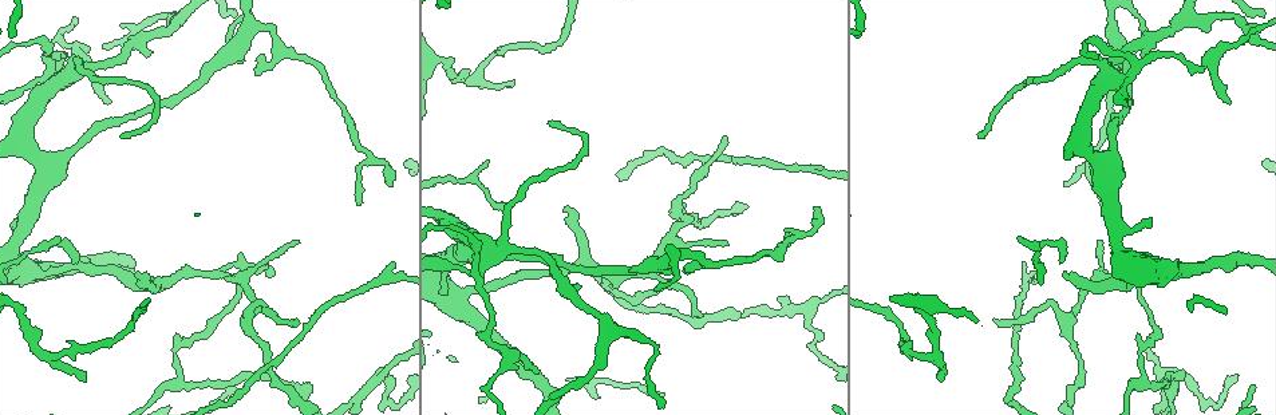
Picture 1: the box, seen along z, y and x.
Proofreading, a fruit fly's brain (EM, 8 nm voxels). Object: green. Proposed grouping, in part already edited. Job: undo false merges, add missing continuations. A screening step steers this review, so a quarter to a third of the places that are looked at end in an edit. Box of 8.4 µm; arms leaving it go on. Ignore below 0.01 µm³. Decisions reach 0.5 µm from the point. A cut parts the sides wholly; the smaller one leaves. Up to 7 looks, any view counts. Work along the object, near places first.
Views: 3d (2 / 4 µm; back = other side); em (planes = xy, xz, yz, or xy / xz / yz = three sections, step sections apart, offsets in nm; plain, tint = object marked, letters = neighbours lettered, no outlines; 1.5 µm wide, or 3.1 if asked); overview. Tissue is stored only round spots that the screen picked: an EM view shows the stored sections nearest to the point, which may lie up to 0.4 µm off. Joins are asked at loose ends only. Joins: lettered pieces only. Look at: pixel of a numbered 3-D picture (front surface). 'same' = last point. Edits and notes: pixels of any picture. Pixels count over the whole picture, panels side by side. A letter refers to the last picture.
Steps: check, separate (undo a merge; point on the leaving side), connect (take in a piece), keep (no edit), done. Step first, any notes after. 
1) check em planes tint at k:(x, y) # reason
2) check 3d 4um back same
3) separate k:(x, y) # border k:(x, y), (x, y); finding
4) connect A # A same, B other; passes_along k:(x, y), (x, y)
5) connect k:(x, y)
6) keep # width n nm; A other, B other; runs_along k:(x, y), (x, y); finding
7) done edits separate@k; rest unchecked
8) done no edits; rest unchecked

check em xy step 8 letters at 1:(562, 209) # free end

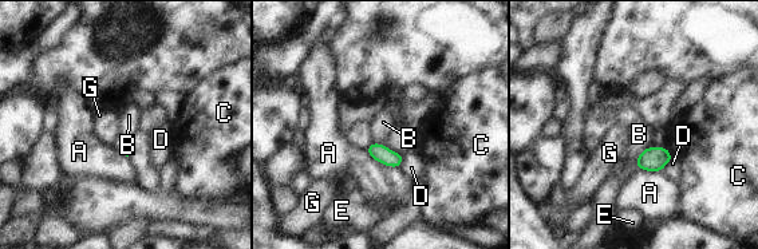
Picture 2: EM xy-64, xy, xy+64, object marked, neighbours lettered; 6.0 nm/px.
check em planes letters same

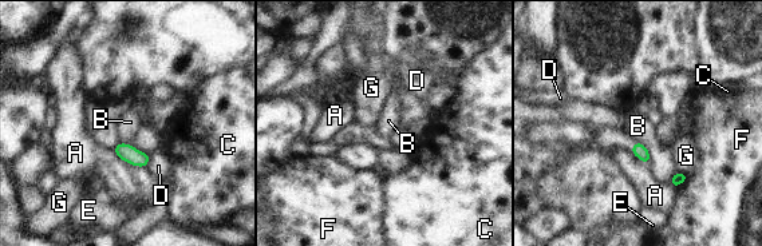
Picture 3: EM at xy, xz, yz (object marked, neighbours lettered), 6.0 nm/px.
keep # longest_contact A 220 nm; A other, B other, C other, D other, E other, F other, G other; border 3:(676, 171), (687, 177); none of them fits

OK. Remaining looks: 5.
check 3d 2um back at 1:(231, 388) # thin end

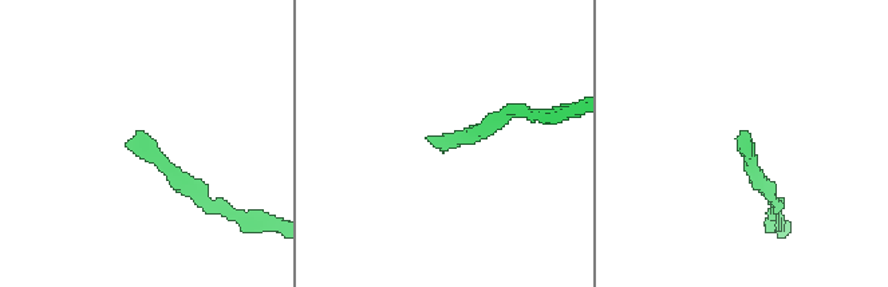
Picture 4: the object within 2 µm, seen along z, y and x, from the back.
check em xy step 8 letters at 4:(739, 132)

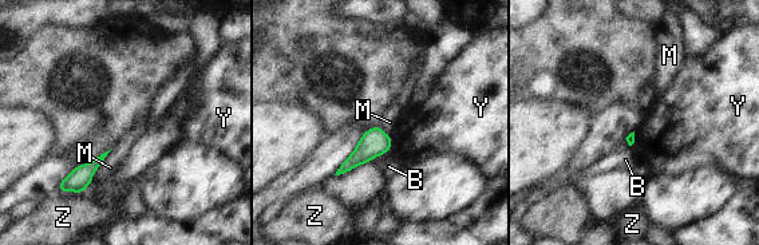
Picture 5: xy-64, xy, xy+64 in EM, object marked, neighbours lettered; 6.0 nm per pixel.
keep # B other, M other, Y other, Z other; no lettered piece goes on from it

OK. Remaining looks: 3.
check 3d 2um at 1:(43, 41) # sharp bend

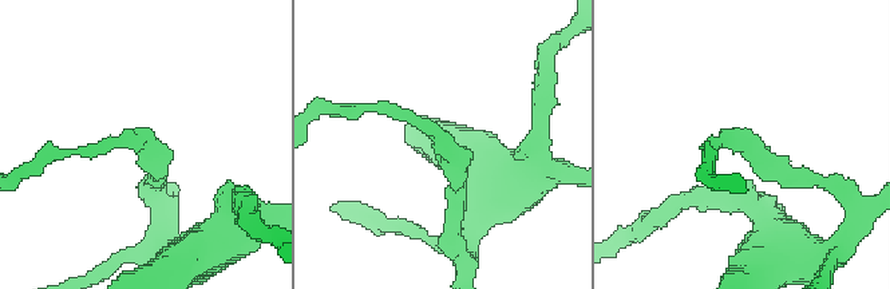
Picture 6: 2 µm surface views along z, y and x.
check em xz step 4 letters at 6:(739, 142) # need the tissue

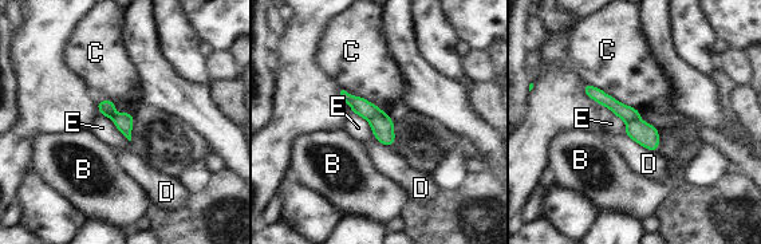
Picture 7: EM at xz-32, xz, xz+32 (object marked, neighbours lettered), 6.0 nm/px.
separate 7:(626, 113) # width 110 nm; B other, C other, D other, E other; two cells meet here

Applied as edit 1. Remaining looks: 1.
done edits separate@7; rest unchecked

